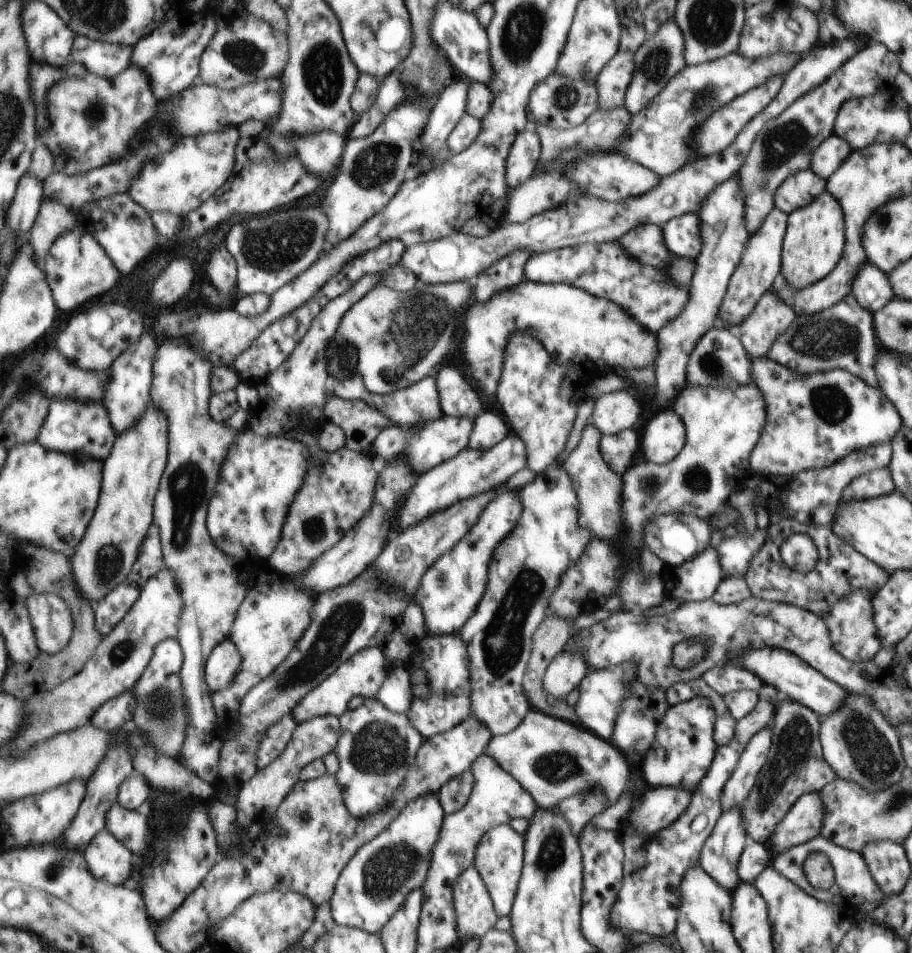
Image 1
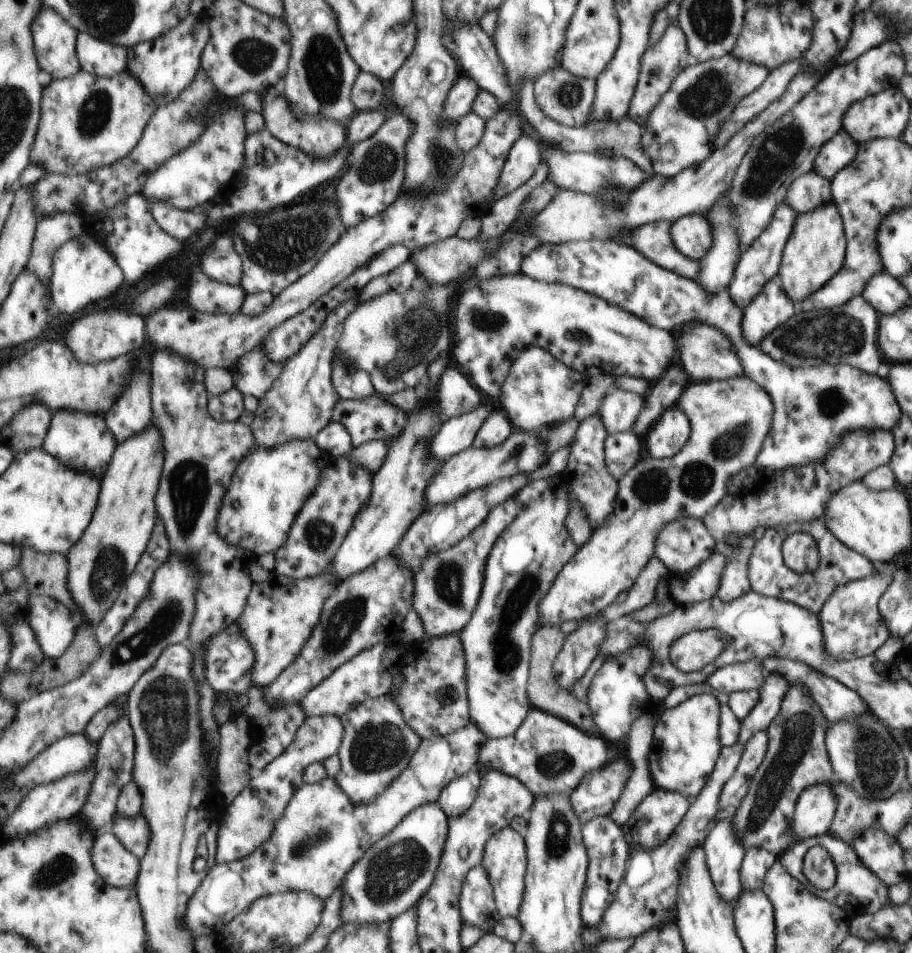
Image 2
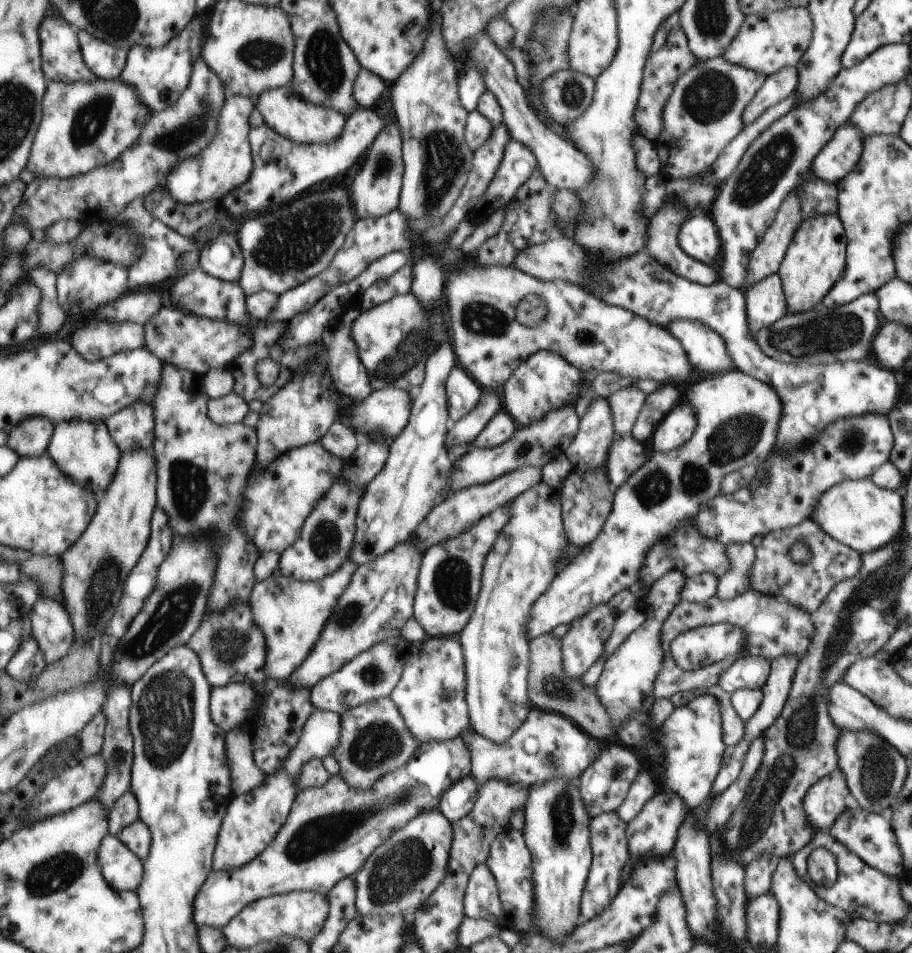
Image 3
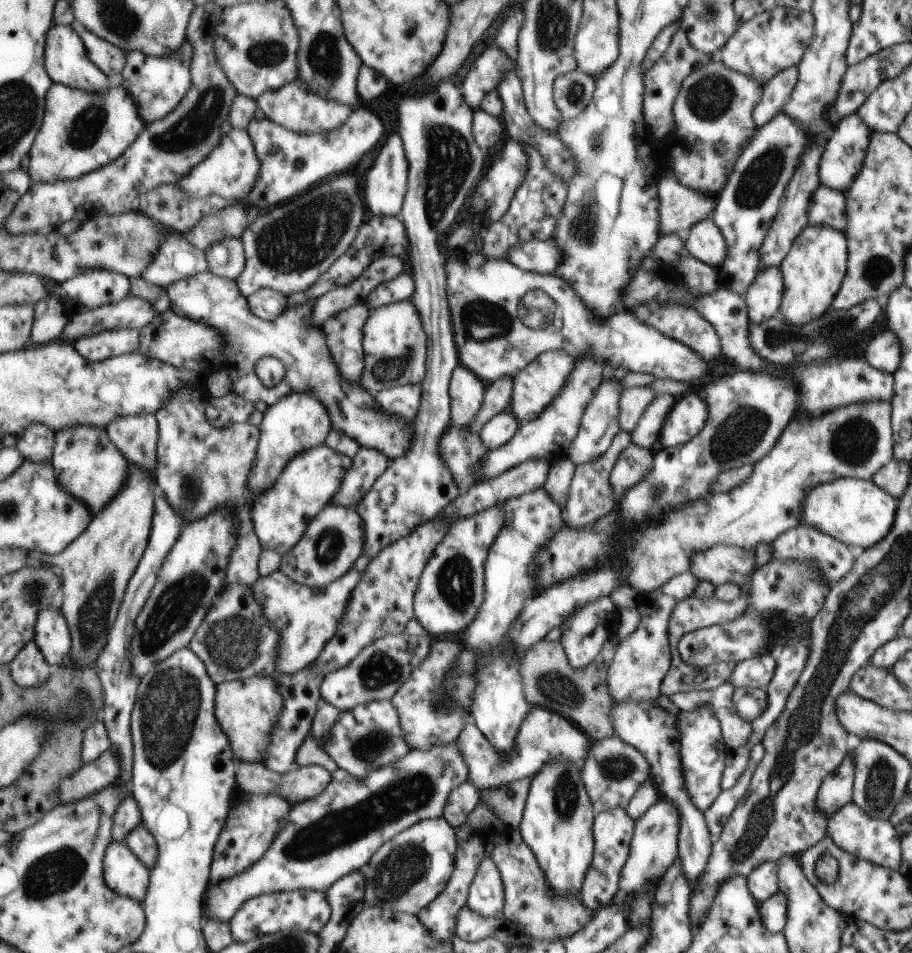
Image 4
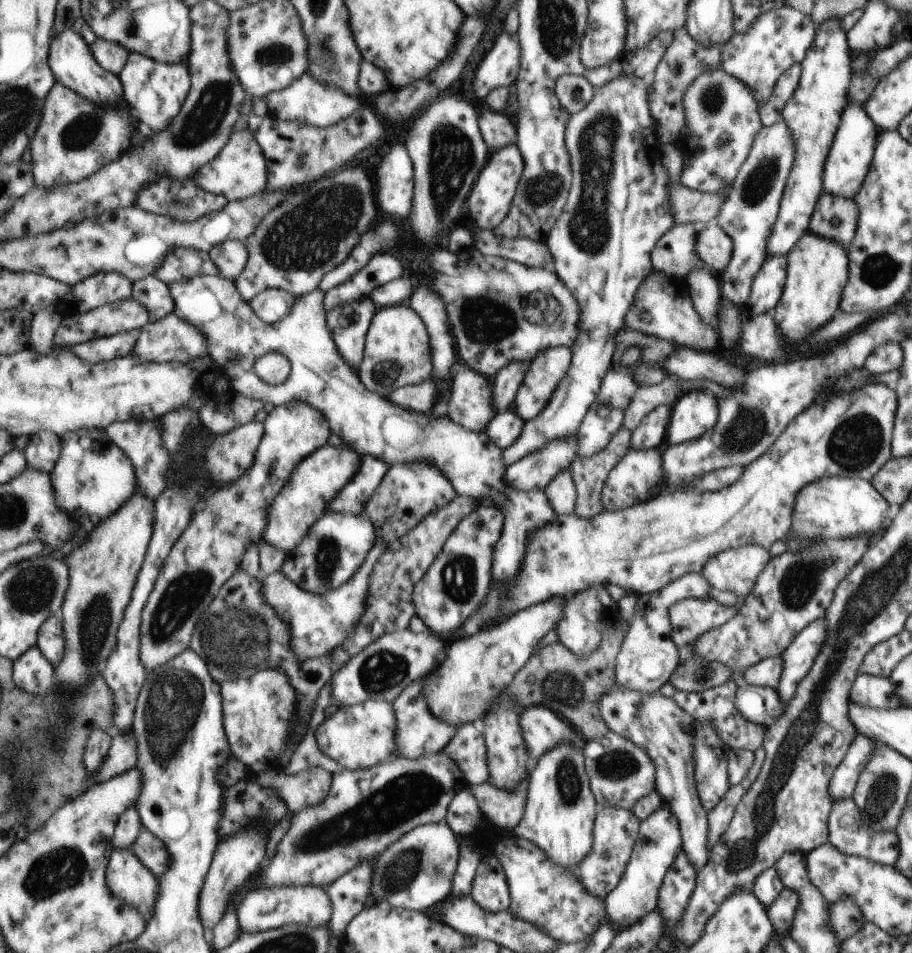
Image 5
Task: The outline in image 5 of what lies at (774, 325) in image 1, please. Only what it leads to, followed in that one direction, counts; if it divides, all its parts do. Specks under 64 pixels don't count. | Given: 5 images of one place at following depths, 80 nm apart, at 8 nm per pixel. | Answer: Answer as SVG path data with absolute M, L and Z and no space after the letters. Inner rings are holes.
M786 255L767 256L765 264L754 277L749 301L744 305L752 313L772 312L781 300L785 288Z

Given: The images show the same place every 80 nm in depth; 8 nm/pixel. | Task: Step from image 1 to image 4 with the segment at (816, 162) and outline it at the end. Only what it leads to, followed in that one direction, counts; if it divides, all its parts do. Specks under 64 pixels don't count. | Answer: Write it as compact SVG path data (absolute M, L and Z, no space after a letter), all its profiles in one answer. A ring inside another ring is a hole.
M857 113L849 114L843 120L837 122L830 132L827 142L825 142L822 158L819 158L818 179L823 186L841 193L851 186L853 178L862 169L863 158L866 158L871 134L872 132L863 124L863 120L857 116Z

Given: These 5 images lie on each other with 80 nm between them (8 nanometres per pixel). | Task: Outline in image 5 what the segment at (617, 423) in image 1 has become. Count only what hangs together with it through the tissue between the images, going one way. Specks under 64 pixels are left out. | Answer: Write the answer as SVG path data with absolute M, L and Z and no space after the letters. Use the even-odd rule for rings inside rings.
M667 375L660 383L640 386L631 397L627 405L622 426L632 431L642 422L642 418L659 405L673 406L675 401L683 394L679 389L681 379Z

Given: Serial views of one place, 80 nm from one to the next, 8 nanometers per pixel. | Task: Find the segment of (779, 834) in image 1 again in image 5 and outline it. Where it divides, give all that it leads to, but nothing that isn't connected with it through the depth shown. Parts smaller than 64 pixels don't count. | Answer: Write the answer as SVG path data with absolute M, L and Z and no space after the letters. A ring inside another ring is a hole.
M858 733L851 744L845 759L834 770L830 778L828 793L832 802L851 796L857 777L865 765L871 761L877 742L867 735Z

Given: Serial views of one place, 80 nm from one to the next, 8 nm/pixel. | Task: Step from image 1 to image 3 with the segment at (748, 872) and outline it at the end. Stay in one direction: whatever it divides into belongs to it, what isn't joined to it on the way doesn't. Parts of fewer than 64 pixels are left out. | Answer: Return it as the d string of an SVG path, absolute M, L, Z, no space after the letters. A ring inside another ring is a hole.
M763 855L745 865L746 896L759 897L769 893L771 878L778 867L778 858Z

